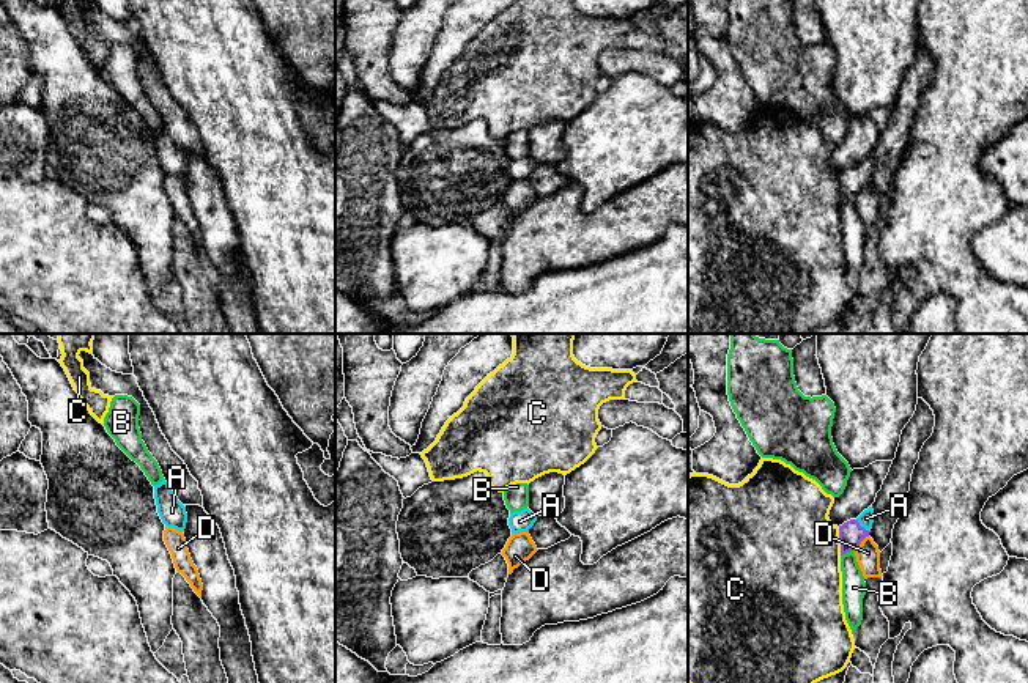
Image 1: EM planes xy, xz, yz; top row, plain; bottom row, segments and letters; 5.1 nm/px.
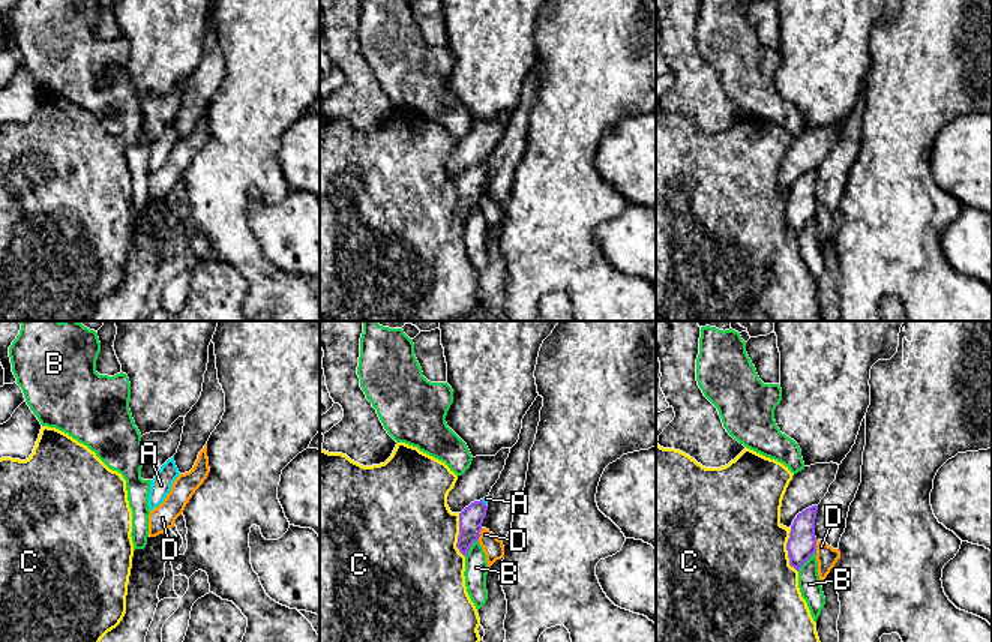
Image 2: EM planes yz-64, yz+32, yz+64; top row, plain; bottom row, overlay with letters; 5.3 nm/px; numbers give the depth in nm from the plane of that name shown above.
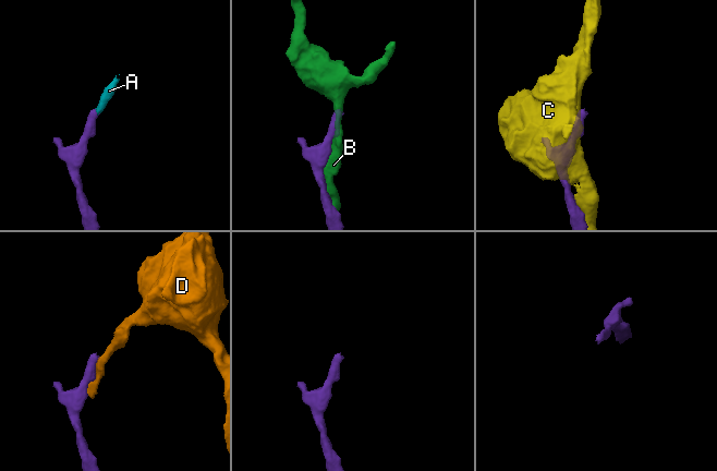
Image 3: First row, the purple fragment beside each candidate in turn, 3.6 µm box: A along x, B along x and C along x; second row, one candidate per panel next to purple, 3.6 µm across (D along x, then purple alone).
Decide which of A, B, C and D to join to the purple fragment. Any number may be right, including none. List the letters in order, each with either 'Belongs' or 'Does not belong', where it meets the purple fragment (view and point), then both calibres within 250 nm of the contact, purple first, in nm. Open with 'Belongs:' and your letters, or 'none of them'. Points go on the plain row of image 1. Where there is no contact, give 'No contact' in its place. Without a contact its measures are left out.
Belongs: A
A: Belongs. Touches purple at yz (860, 173). Thickness 130 nm (purple) against 80 nm
B: Does not belong. Touches purple at yz (847, 199). Thickness 130 nm (purple) against 130 nm
C: Does not belong. Touches purple at yz (839, 189). Thickness 130 nm (purple) against 500 nm
D: Does not belong. Touches purple at yz (860, 191). Thickness 130 nm (purple) against 130 nm

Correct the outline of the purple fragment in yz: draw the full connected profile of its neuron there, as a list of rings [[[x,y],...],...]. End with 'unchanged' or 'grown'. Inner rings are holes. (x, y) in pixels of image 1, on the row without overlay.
[[[869,154],[856,167],[839,173],[841,203],[856,198],[861,189],[869,184],[874,170],[874,157]]]; grown

